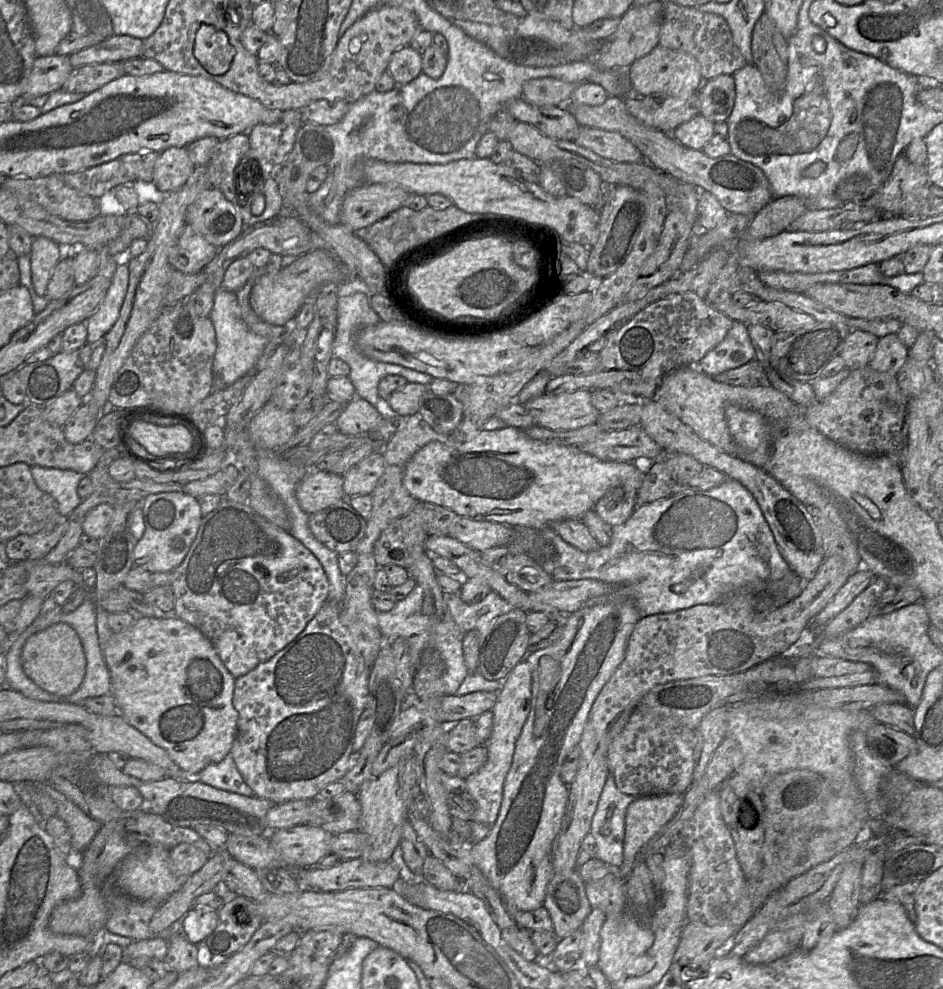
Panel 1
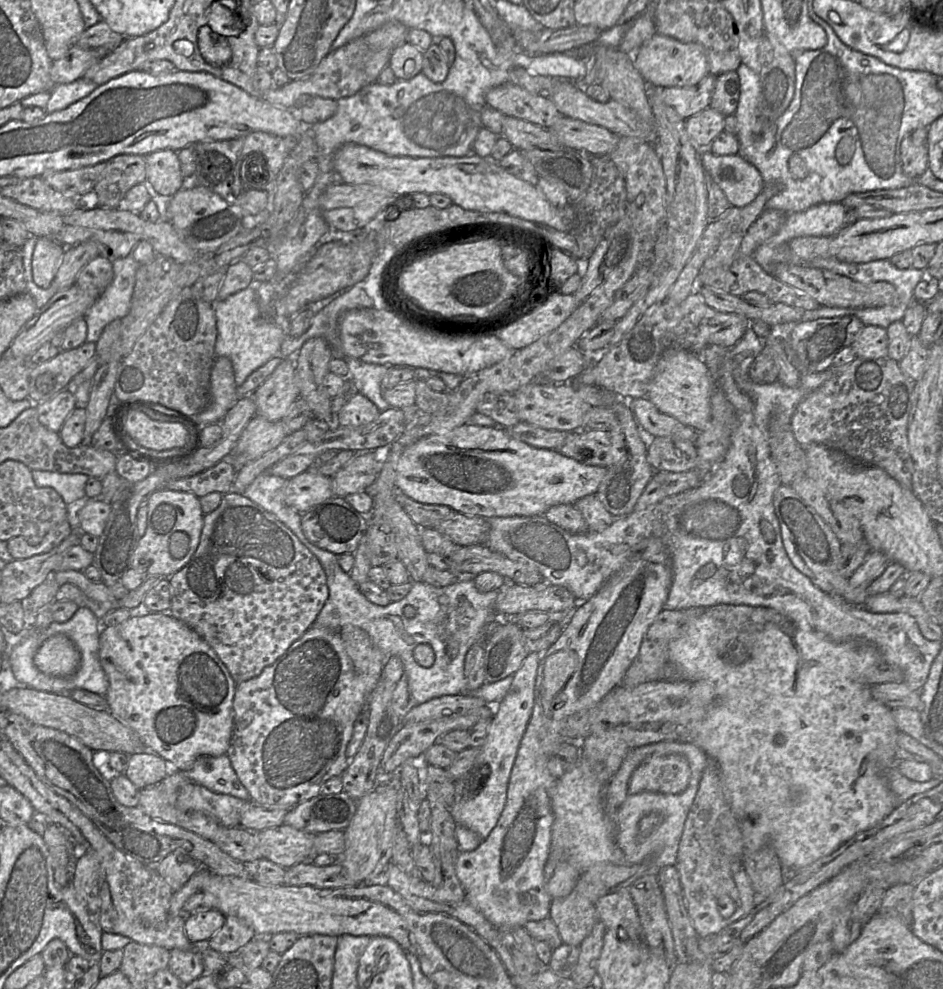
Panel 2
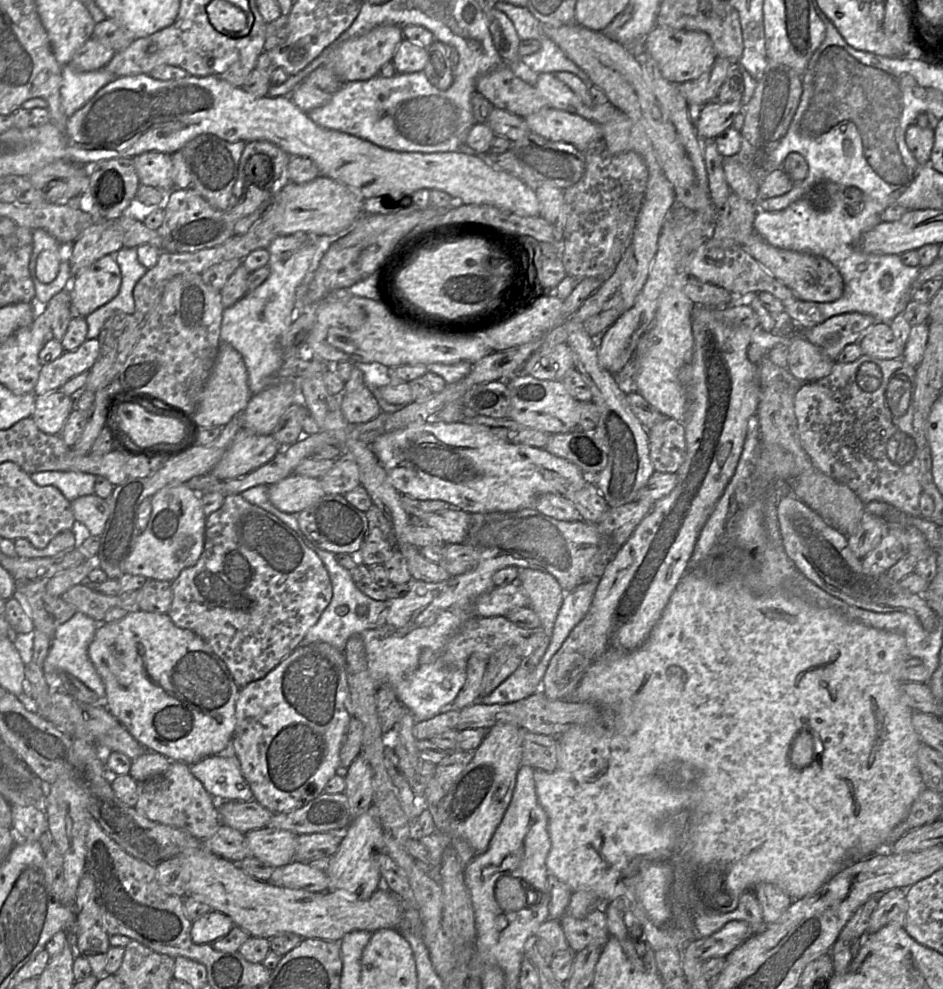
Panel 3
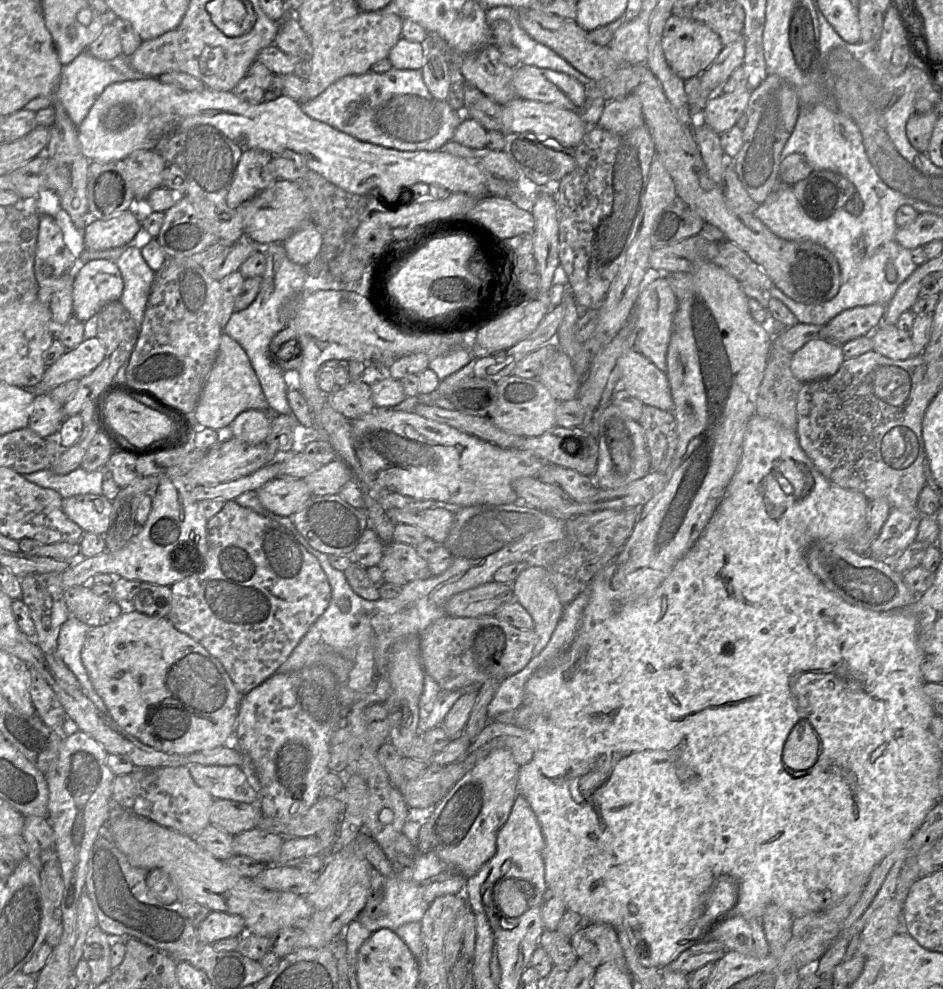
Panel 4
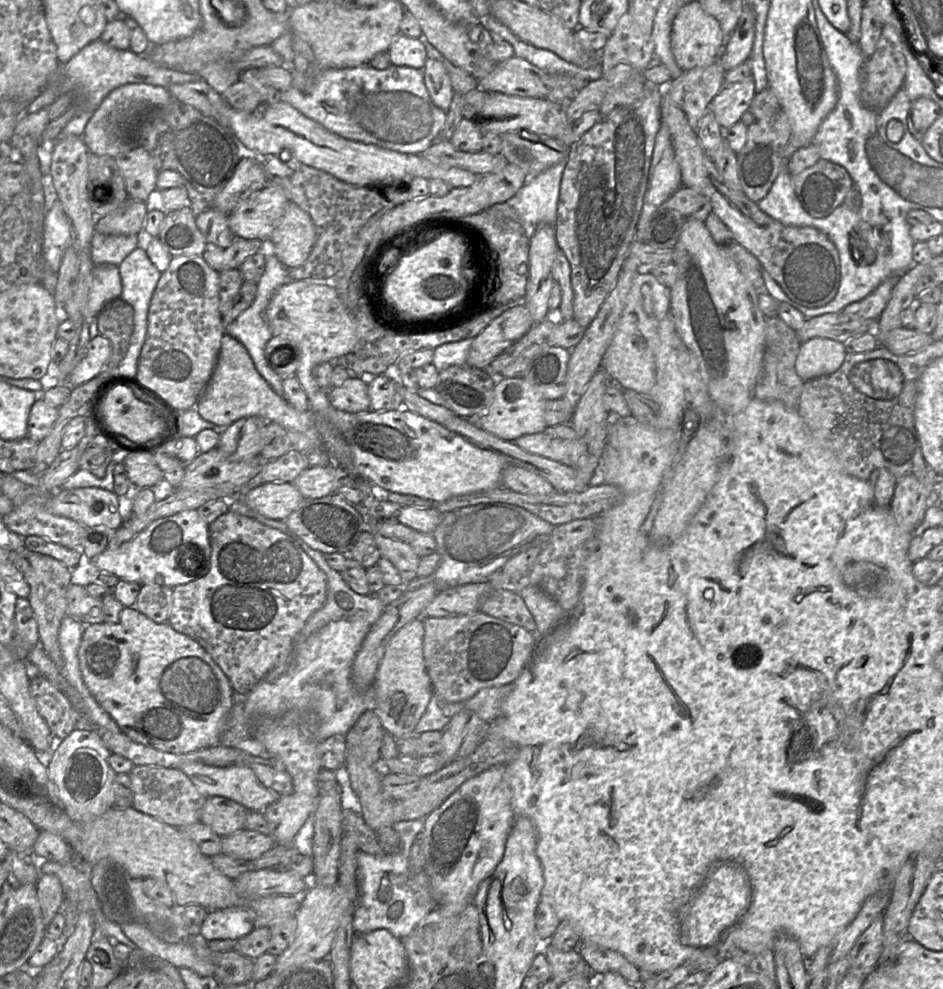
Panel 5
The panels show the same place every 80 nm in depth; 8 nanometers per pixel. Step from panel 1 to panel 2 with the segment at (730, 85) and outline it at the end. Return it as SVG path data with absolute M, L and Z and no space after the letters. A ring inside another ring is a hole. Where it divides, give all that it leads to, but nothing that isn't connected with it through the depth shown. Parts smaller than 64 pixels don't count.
M729 71L716 77L715 88L709 107L724 116L734 115L740 98L740 79L736 71Z

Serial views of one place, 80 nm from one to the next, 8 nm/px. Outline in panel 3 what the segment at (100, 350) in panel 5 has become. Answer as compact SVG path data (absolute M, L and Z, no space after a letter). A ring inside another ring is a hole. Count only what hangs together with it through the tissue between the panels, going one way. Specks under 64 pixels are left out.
M87 339L77 349L65 351L53 362L43 365L33 394L38 397L57 391L71 378L89 371L99 351L98 339Z

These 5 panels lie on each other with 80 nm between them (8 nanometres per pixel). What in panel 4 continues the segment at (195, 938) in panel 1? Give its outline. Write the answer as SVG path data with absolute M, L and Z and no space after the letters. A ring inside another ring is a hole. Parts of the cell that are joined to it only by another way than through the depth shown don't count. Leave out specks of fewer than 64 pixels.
M211 911L196 927L196 932L199 939L206 944L247 933L243 917L221 911Z

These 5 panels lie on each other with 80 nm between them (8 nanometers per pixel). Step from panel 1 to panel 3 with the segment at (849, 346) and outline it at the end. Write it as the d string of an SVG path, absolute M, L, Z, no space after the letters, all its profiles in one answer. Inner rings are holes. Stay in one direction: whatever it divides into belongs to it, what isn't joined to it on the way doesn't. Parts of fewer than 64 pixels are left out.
M876 322L858 341L863 355L878 359L899 359L904 348L895 340L889 322Z

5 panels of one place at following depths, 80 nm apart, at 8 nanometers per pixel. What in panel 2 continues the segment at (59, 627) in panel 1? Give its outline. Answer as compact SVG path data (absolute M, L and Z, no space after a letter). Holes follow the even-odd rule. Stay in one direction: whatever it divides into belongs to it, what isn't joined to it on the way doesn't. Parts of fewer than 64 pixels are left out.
M64 634L47 638L37 649L33 662L44 674L65 677L74 674L81 662L75 644Z

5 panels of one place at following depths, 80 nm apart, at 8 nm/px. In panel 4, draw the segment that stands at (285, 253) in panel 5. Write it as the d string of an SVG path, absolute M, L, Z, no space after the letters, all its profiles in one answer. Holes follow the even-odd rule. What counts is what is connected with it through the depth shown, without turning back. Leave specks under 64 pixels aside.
M312 221L304 222L300 229L283 241L289 259L301 266L307 266L319 254L322 235Z

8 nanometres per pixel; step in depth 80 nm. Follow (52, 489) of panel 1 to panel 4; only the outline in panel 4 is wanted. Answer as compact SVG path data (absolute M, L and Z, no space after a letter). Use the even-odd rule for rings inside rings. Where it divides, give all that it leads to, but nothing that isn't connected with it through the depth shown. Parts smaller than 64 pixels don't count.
M81 466L66 475L59 475L51 469L44 469L23 475L26 480L40 487L53 489L62 498L81 494L102 494L104 473L107 469L87 471Z

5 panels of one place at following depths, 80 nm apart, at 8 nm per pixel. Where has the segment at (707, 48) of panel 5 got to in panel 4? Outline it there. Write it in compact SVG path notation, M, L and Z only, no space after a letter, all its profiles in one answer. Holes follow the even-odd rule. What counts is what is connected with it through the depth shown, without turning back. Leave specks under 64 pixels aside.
M671 15L665 24L662 36L664 56L671 69L684 81L708 69L723 47L719 35L702 22Z

